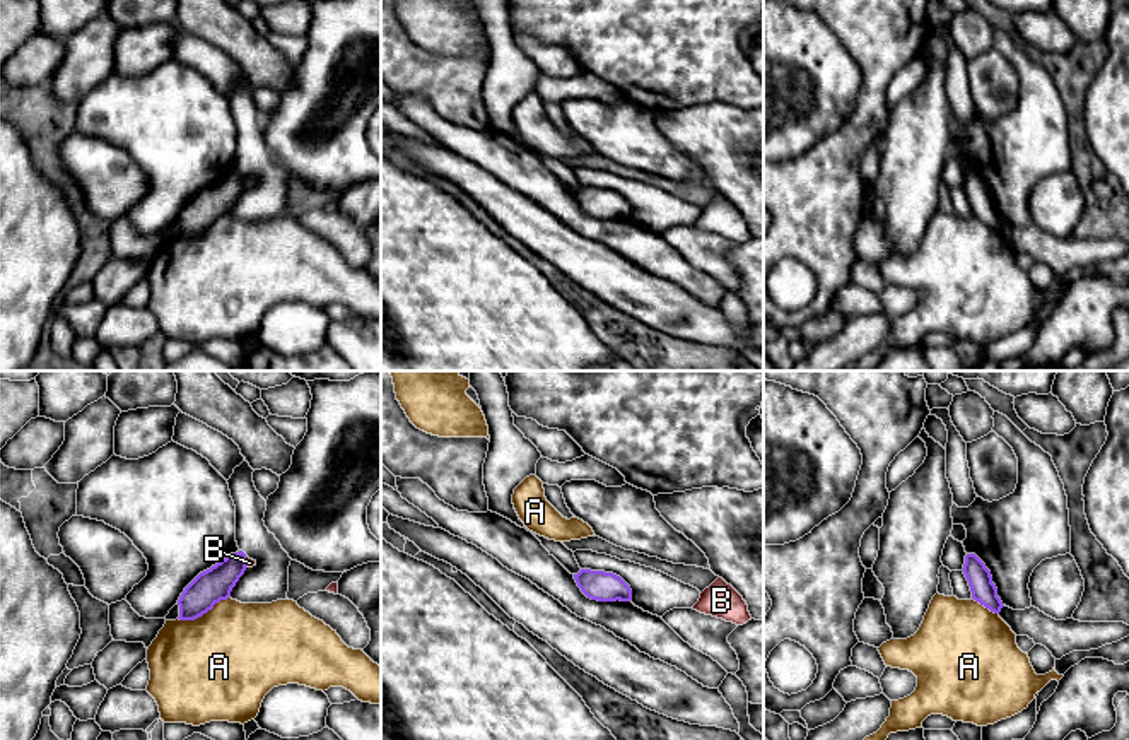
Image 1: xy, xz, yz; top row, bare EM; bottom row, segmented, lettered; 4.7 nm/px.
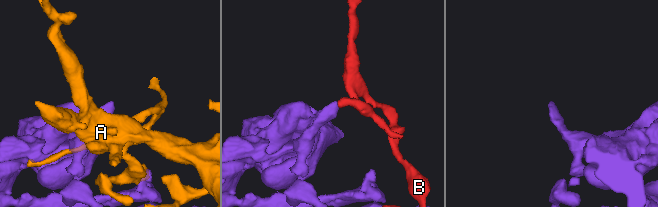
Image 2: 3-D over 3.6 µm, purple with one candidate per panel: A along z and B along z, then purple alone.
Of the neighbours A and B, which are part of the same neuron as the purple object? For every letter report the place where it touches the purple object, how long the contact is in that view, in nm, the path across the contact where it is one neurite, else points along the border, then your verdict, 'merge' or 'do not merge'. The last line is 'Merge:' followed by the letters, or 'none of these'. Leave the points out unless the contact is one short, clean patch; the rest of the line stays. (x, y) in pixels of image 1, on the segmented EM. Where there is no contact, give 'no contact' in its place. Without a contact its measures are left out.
A: xy (202, 614) | 260 nm | do not merge
B: xy (245, 561) | 60 nm | along xy (245, 556), (246, 566) | do not merge
Merge: none of these

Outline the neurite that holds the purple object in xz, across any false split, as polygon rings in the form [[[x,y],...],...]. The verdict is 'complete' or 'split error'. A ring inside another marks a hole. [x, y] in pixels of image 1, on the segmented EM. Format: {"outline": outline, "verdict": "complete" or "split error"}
{"outline": [[[581,569],[574,574],[574,579],[581,591],[598,602],[630,602],[630,586],[617,574],[605,571]]], "verdict": "complete"}

